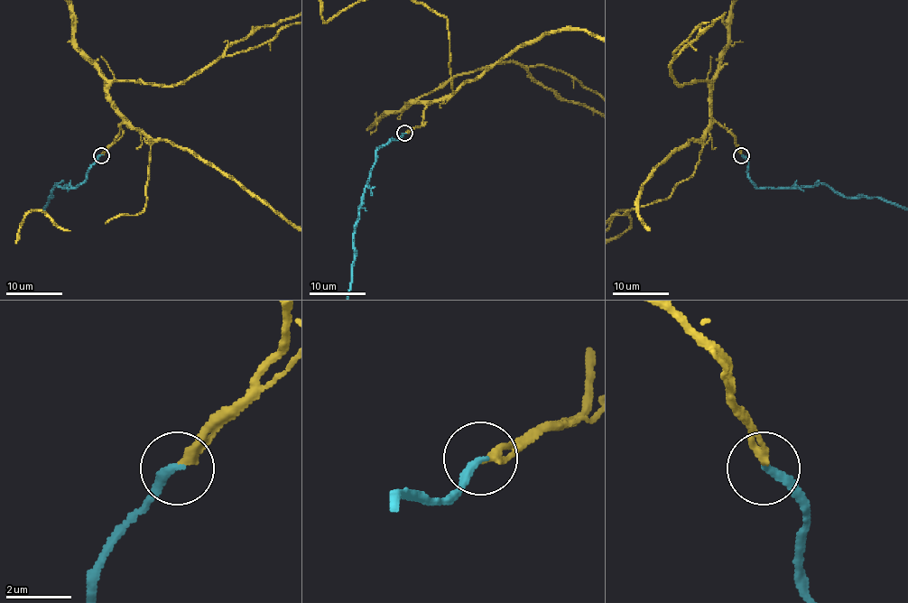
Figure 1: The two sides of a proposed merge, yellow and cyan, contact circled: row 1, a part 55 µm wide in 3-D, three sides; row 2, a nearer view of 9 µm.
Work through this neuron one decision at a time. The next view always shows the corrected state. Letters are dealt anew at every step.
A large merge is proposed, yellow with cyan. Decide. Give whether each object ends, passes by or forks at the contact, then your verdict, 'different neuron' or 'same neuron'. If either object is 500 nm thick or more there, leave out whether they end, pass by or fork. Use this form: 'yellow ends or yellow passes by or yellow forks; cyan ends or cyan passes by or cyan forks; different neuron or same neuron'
yellow ends; cyan ends; same neuron

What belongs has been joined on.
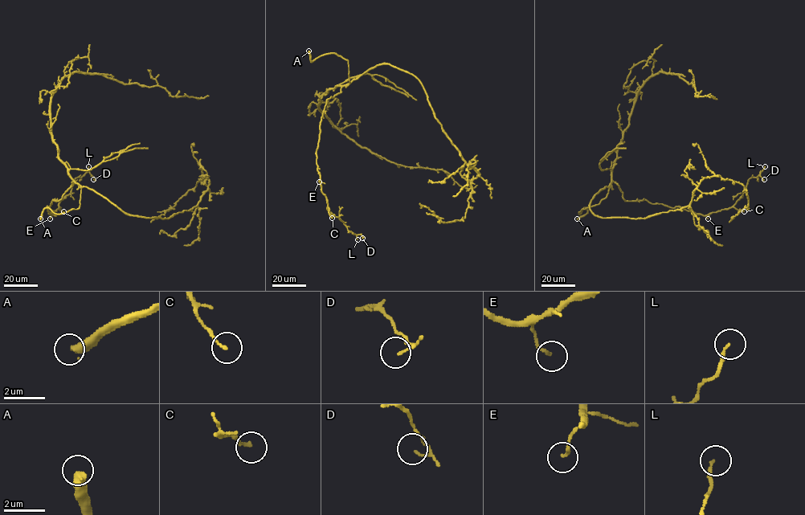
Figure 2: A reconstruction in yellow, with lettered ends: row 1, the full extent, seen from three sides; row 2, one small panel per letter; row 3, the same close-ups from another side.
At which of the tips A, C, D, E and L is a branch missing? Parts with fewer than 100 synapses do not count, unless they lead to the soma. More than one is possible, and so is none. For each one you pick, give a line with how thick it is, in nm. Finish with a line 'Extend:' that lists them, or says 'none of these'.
A: 440 nm
Extend: A

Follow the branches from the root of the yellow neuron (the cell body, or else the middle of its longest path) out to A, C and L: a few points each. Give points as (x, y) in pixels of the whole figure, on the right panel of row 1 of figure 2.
A: (601, 190), (609, 188), (606, 196), (598, 204), (582, 209), (579, 214), (584, 208), (587, 213), (577, 218)
C: (601, 190), (613, 181), (626, 201), (645, 199), (704, 215), (732, 207), (744, 211)
L: (601, 190), (613, 181), (626, 201), (645, 199), (707, 215), (733, 206), (748, 180), (765, 166)

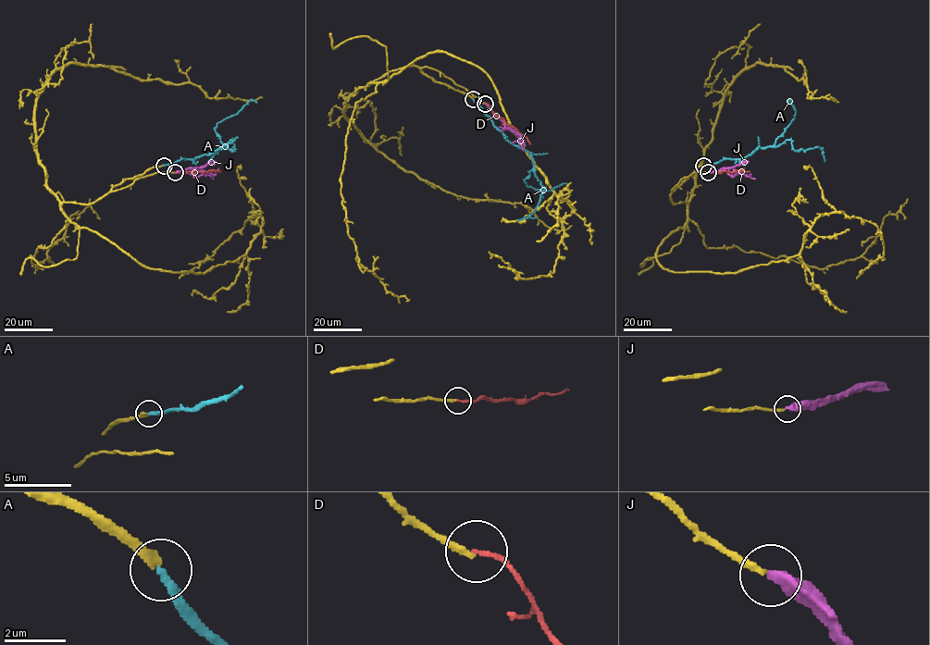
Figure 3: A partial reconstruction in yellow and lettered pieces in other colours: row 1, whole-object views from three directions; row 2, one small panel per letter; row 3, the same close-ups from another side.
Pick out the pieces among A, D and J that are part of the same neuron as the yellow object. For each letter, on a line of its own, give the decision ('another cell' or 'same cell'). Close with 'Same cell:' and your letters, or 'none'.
A: same cell
D: another cell
J: another cell
Same cell: A

